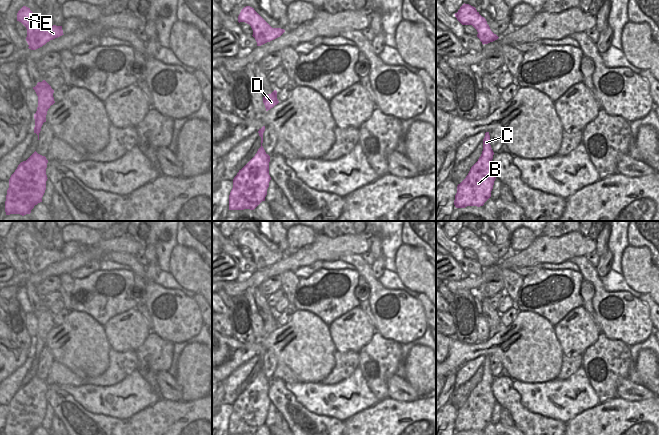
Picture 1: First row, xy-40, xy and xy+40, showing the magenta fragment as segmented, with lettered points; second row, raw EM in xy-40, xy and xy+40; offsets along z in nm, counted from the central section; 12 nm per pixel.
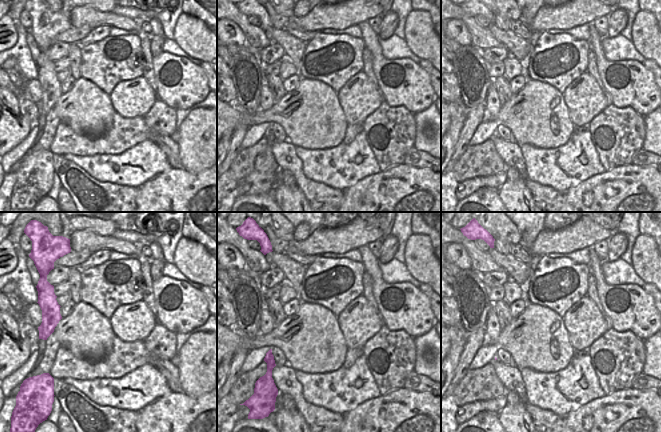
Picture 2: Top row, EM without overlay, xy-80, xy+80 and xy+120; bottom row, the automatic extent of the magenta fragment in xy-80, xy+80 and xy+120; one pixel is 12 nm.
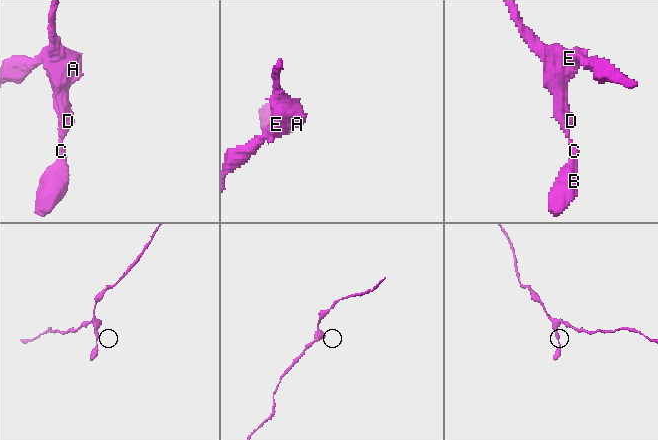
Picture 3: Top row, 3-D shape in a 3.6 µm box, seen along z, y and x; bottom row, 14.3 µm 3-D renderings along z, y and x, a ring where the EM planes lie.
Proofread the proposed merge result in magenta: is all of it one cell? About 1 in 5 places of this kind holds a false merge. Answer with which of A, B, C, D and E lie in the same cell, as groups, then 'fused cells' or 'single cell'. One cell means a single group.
A B C D E; single cell

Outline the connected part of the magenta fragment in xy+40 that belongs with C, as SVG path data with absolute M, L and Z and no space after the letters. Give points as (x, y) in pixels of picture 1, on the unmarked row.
M489 356L483 363L483 375L478 385L471 391L466 402L457 410L454 429L456 432L483 430L491 421L496 400L491 385L494 376L490 369Z

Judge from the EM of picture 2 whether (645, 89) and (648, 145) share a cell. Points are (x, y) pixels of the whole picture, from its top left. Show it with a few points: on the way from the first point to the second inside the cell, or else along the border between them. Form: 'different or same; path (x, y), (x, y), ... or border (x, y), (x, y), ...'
different; border (650, 112), (643, 116)

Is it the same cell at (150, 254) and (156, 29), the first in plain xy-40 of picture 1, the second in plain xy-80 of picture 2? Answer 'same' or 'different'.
same

